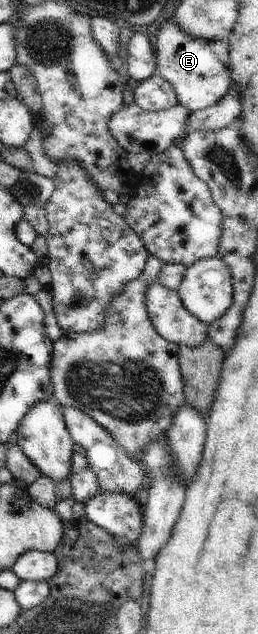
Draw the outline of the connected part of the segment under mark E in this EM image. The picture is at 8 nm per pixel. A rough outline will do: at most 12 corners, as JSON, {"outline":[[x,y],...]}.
{"outline":[[174,21],[153,41],[155,74],[190,113],[228,94],[228,46]]}

